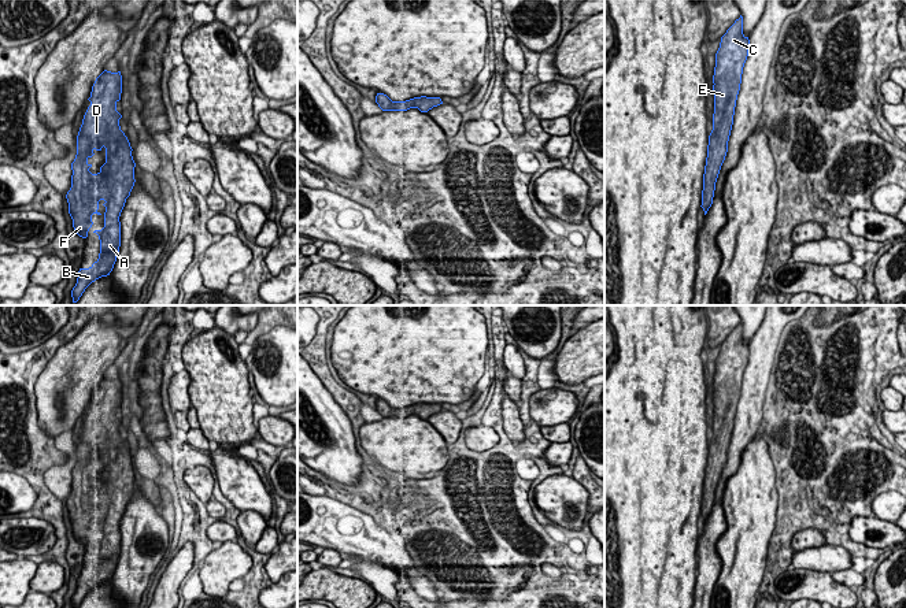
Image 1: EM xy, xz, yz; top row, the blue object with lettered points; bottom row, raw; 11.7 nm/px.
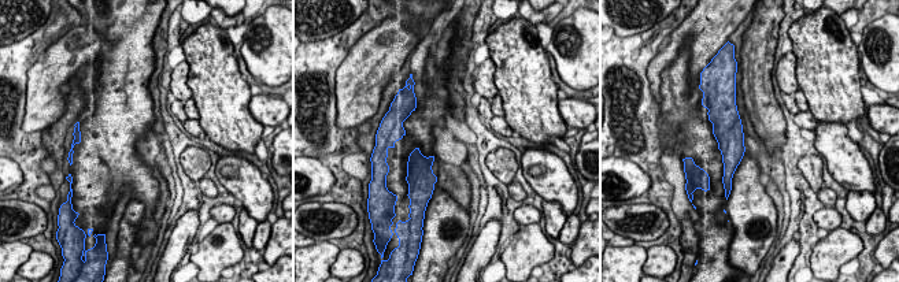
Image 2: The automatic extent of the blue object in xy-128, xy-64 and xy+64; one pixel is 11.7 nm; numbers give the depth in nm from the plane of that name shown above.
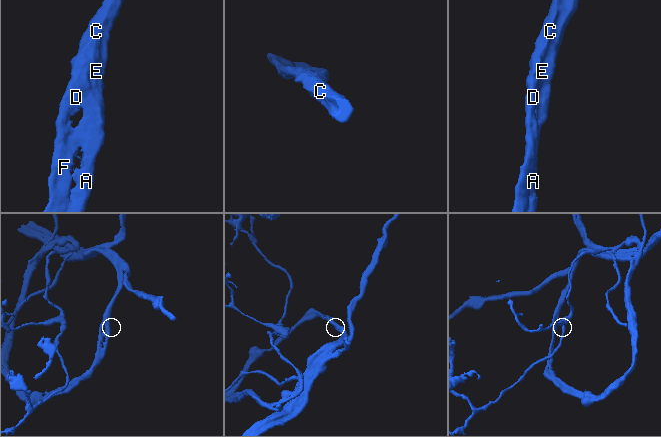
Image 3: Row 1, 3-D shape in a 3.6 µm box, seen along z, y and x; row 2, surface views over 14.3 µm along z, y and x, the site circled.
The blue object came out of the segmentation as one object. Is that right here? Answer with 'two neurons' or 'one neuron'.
one neuron

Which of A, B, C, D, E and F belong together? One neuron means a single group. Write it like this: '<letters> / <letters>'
A B C D E F

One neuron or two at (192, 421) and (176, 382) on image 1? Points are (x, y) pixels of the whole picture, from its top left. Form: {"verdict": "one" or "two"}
{"verdict": "one"}

